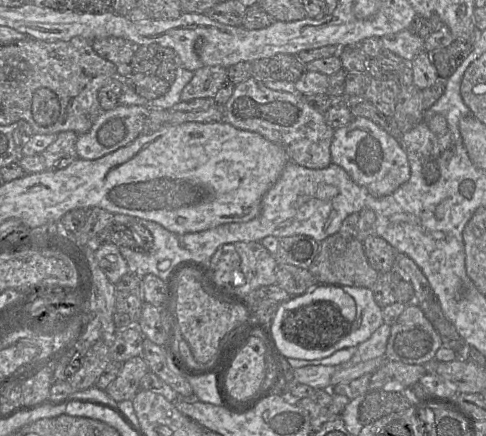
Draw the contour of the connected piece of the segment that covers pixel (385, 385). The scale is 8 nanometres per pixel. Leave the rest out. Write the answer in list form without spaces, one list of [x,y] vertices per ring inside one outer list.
[[[385,361],[381,367],[372,373],[368,389],[403,391],[409,385],[419,382],[426,374],[422,364],[407,364],[398,361]]]

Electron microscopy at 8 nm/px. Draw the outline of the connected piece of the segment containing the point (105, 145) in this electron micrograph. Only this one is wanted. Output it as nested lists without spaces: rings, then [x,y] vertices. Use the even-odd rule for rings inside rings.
[[[121,105],[101,111],[90,130],[77,137],[78,158],[99,159],[134,141],[149,131],[150,108],[140,105]]]

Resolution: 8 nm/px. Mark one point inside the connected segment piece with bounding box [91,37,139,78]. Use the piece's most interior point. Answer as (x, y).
(119, 51)

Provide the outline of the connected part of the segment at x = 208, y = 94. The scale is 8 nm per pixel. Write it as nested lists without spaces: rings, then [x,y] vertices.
[[[221,66],[203,67],[194,72],[191,81],[182,90],[180,101],[214,98],[228,80],[228,69]]]

